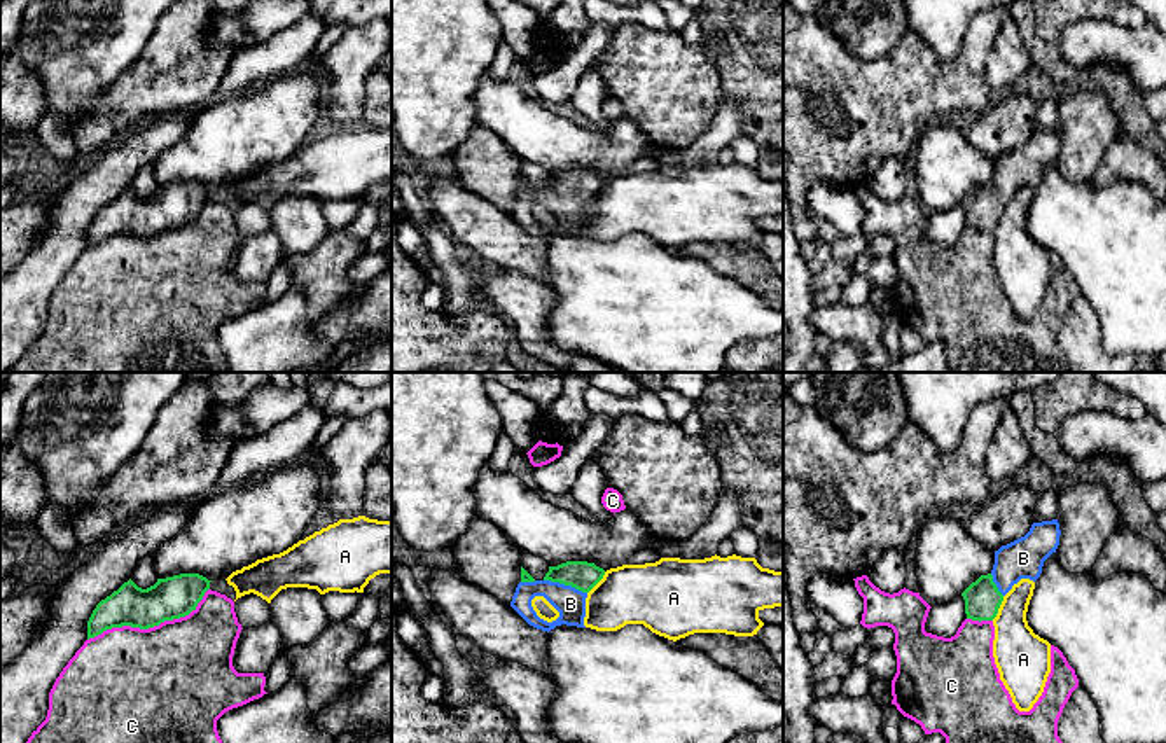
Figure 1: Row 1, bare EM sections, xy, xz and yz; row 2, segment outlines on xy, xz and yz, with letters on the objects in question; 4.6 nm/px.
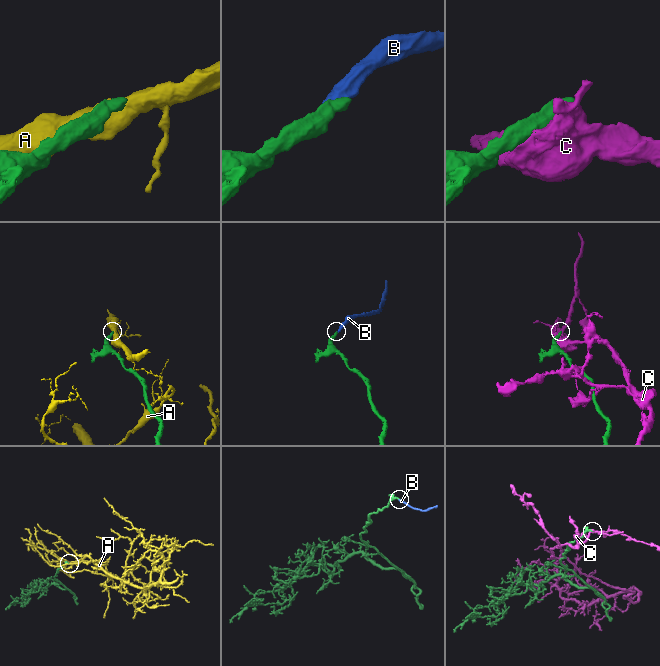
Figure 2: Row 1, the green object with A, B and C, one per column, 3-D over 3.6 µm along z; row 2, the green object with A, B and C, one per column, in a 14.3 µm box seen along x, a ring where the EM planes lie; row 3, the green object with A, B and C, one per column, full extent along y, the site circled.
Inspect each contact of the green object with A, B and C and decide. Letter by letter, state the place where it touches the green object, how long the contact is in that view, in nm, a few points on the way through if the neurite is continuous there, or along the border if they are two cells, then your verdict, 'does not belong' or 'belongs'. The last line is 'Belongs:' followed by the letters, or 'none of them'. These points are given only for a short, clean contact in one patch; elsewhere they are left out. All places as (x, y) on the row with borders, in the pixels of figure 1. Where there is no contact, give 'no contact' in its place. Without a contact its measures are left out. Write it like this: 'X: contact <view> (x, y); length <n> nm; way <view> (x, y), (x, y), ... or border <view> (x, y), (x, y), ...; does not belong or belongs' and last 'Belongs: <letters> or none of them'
A: contact yz (999, 607); length 130 nm; does not belong
B: contact xz (565, 584); length 220 nm; way xz (582, 576), (565, 584), (570, 604); belongs
C: contact xy (151, 626); length 600 nm; does not belong
Belongs: B

